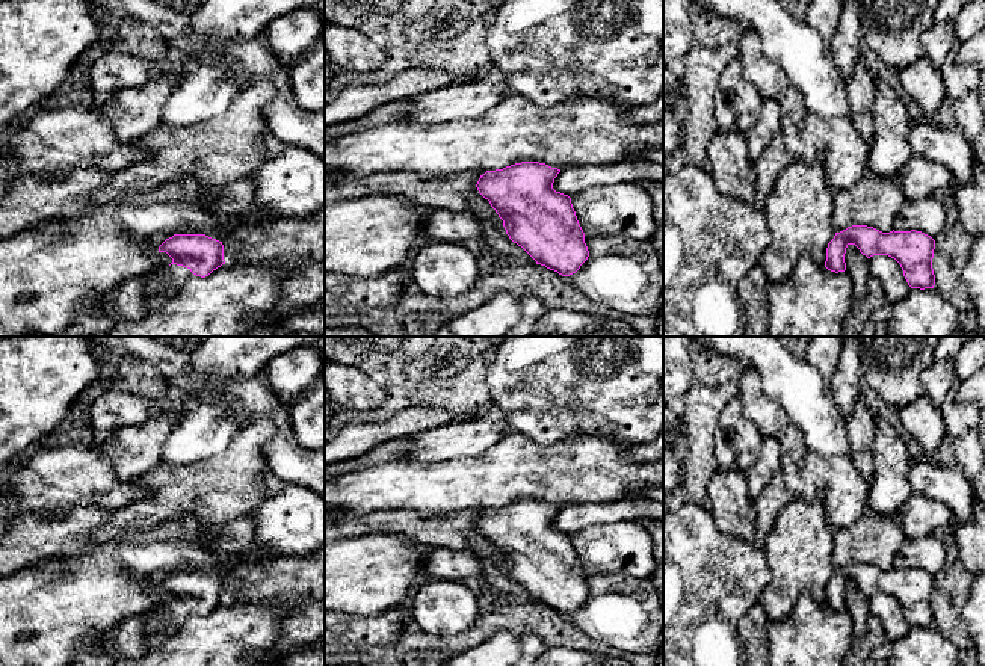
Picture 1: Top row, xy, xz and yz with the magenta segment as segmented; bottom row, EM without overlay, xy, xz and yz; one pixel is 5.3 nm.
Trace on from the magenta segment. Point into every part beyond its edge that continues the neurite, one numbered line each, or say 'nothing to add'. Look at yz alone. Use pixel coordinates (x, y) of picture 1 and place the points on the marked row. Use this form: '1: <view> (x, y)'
nothing to add

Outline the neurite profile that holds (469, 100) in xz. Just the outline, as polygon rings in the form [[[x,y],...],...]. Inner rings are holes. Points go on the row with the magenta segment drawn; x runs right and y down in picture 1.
[[[491,66],[483,76],[464,83],[437,88],[408,98],[412,106],[409,119],[425,124],[474,119],[511,94],[506,74]]]

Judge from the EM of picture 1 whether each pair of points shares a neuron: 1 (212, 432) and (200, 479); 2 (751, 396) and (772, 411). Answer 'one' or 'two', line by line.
1: two
2: one

